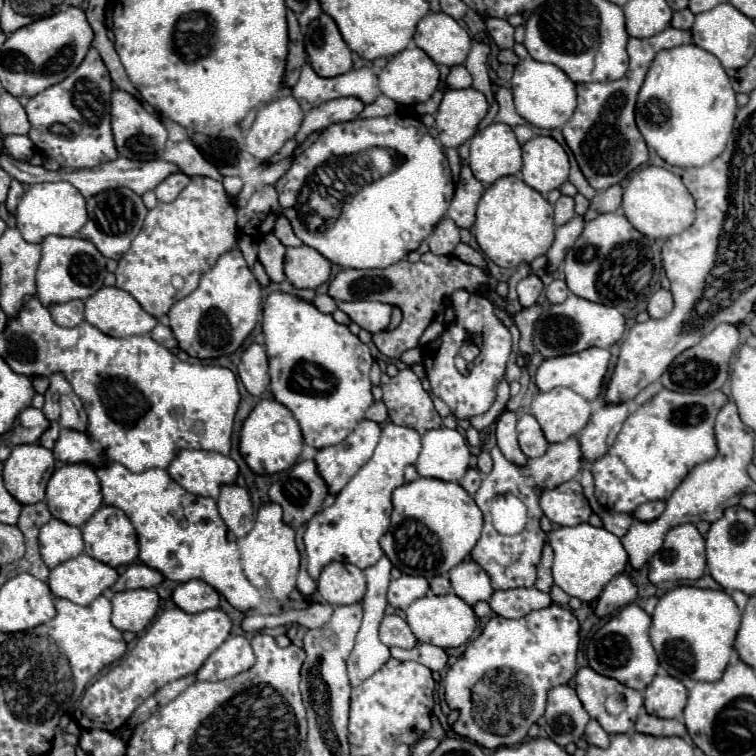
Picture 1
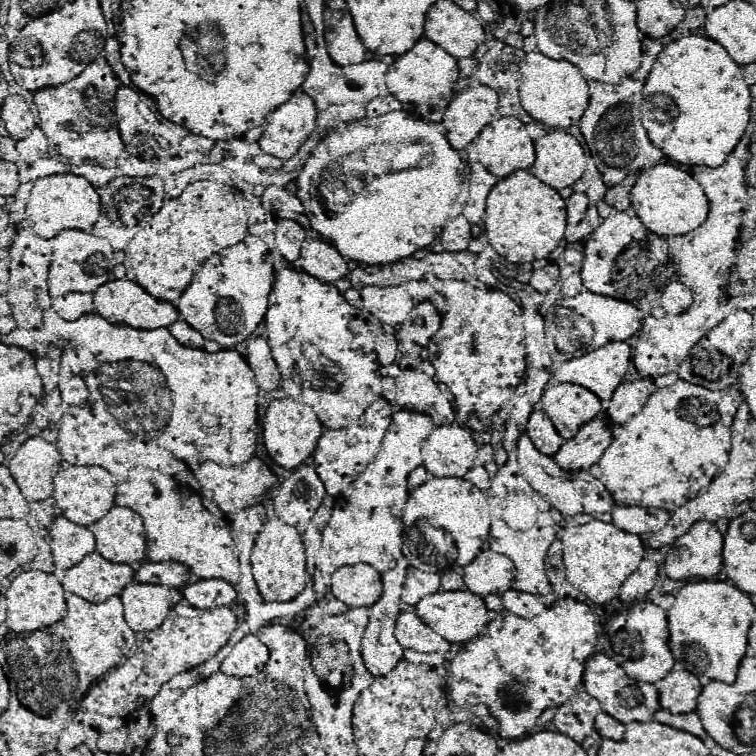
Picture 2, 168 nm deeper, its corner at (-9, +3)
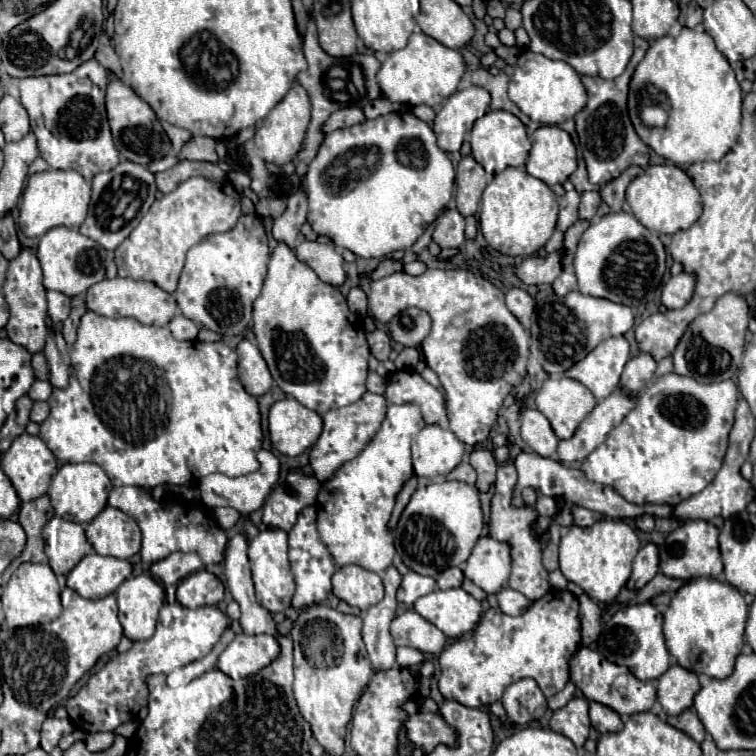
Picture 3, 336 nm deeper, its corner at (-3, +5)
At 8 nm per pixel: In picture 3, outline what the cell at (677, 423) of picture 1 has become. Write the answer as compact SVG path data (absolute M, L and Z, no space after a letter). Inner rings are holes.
M667 373L649 385L635 401L635 407L627 417L607 435L605 443L599 445L587 459L581 461L583 473L601 485L613 487L623 499L635 505L669 505L689 499L701 493L715 477L721 467L727 449L727 435L733 425L733 413L739 399L739 391L733 381L721 381L701 385L691 377Z

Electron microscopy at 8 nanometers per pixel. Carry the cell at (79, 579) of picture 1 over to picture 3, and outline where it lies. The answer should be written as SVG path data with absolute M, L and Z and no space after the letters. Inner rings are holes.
M91 553L71 569L67 587L85 599L101 599L111 595L127 577L131 577L129 561Z

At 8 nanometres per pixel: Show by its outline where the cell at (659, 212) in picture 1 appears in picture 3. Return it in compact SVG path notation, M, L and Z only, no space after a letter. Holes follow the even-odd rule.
M651 165L645 167L635 181L627 187L627 203L637 221L655 233L677 233L689 229L701 215L701 195L689 175L677 165Z

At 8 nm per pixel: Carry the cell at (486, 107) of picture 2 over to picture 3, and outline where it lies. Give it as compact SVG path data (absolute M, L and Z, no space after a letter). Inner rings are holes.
M471 85L455 91L435 117L433 131L437 135L437 145L447 153L459 151L473 123L487 113L490 101L491 95L483 87Z

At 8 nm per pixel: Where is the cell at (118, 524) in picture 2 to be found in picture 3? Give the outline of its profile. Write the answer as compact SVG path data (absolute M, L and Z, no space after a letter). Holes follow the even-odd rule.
M111 505L85 527L85 533L99 555L129 559L141 549L141 531L135 519Z

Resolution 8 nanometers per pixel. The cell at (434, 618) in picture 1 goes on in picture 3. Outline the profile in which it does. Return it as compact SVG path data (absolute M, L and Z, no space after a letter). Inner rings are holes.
M461 587L445 591L435 589L433 593L419 597L413 603L413 609L451 639L459 639L473 631L481 617L481 603Z

